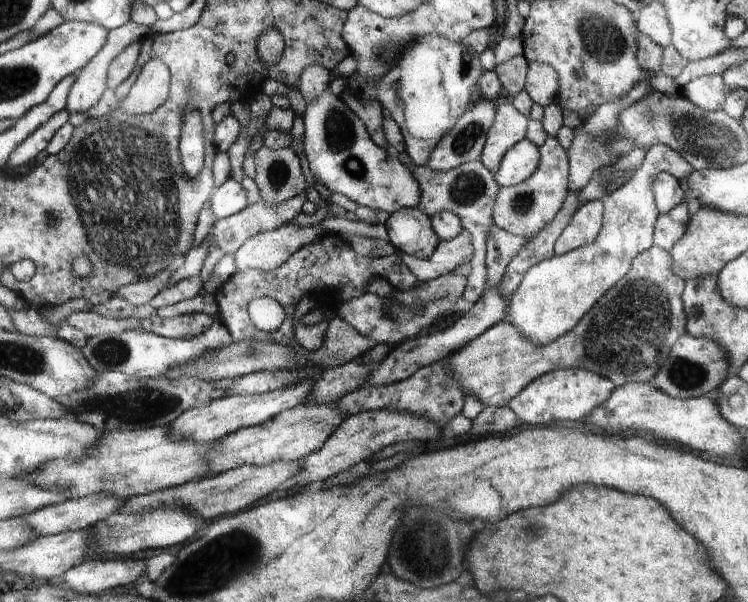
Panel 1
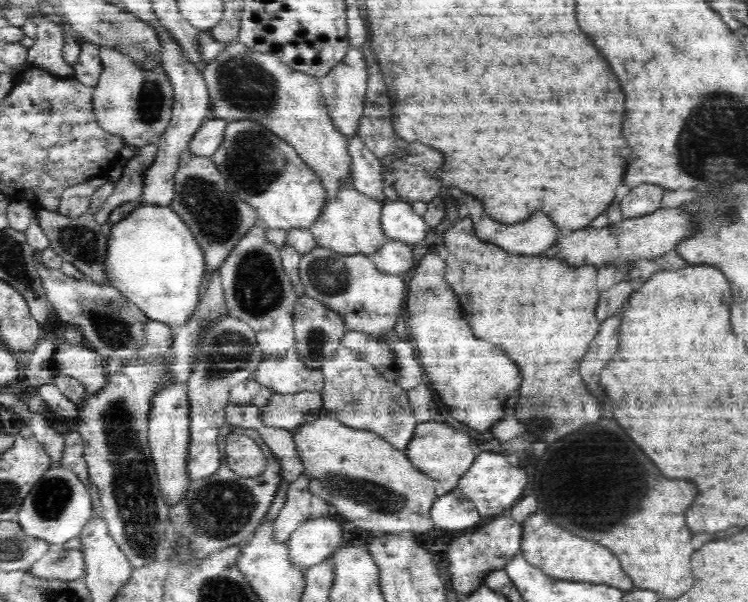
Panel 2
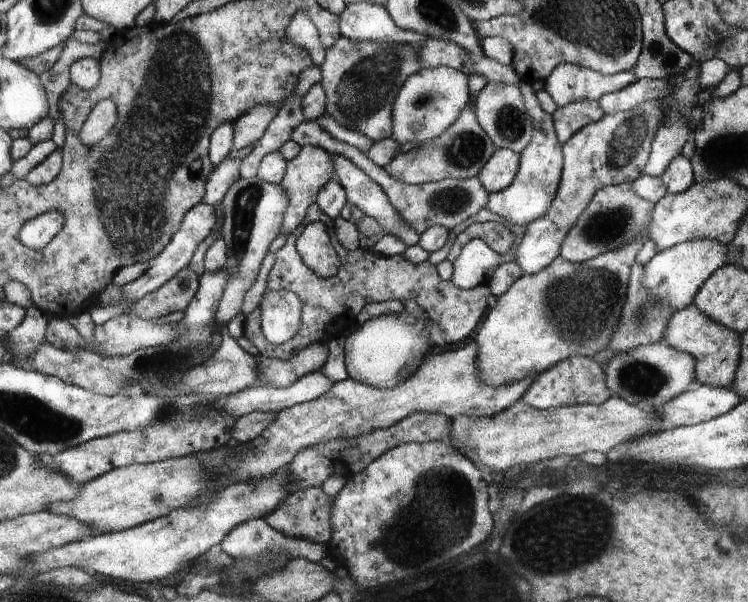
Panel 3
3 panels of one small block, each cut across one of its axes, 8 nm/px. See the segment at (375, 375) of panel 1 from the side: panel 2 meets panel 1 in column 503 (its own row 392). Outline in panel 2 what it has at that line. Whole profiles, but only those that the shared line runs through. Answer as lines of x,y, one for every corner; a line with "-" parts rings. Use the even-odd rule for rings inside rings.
321,391
275,394
266,406
260,408
260,417
264,425
293,431
306,422
316,420
320,408
323,408

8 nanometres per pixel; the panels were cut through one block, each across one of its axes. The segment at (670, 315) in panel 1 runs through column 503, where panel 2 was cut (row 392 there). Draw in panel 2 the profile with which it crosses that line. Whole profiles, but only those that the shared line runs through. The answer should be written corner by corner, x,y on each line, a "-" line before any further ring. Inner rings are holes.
340,347
324,359
321,366
324,386
321,391
323,408
336,421
353,429
370,430
388,441
398,450
404,451
412,441
416,424
407,397
407,387
384,379
380,373
356,351

